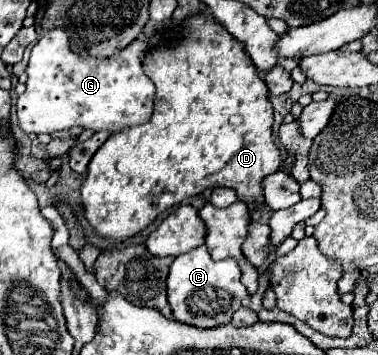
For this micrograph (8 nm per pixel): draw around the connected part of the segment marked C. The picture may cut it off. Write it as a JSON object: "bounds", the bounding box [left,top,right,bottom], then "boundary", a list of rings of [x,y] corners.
{"bounds":[167,245,249,329],"boundary":[[[201,245],[185,255],[175,257],[175,261],[171,263],[167,277],[167,297],[173,317],[177,321],[201,329],[211,329],[229,323],[233,313],[243,305],[249,293],[241,283],[241,271],[237,267],[237,261],[213,261],[207,253],[207,247]]]}

